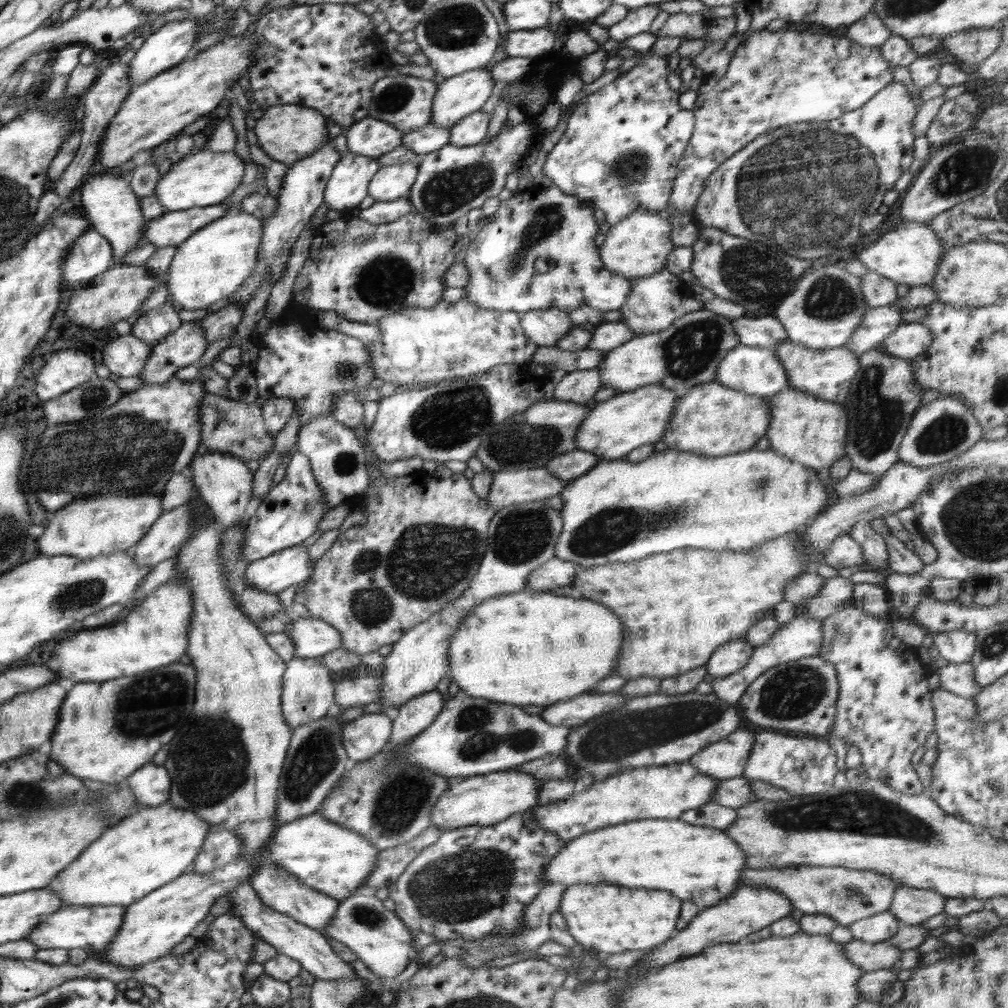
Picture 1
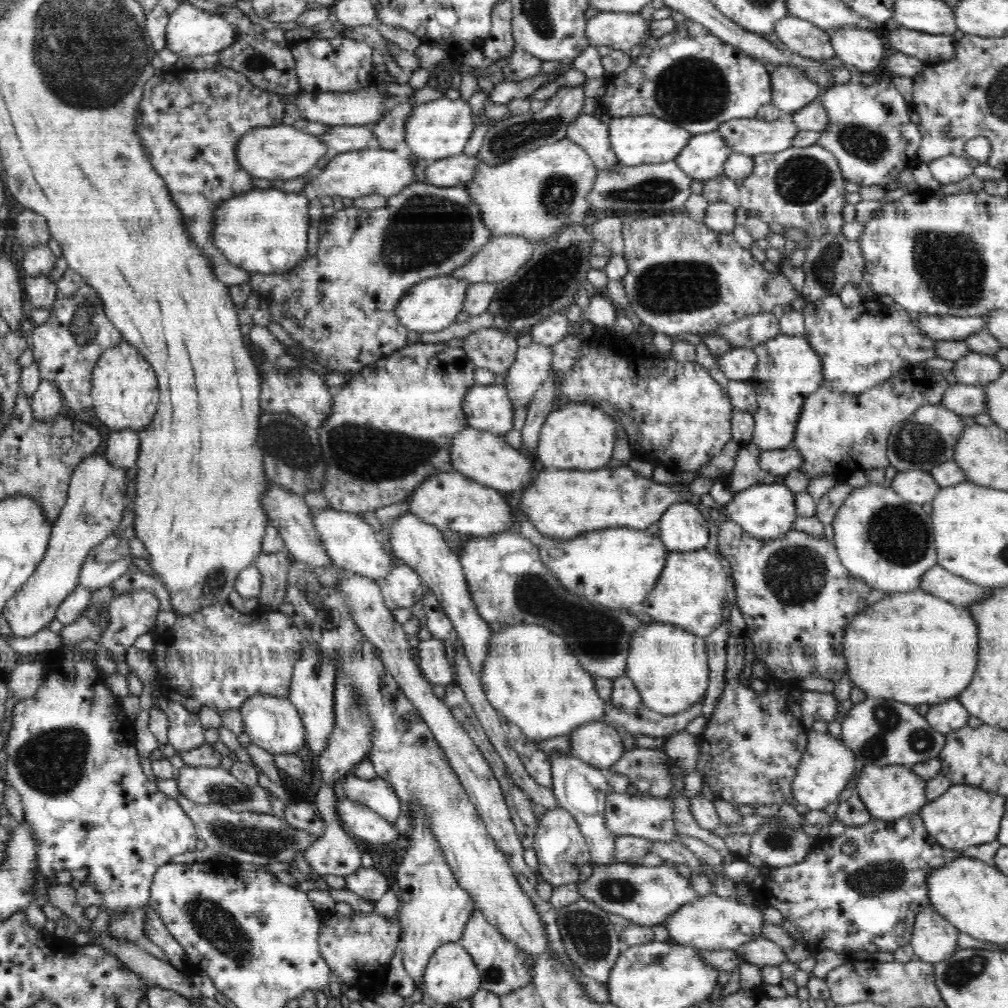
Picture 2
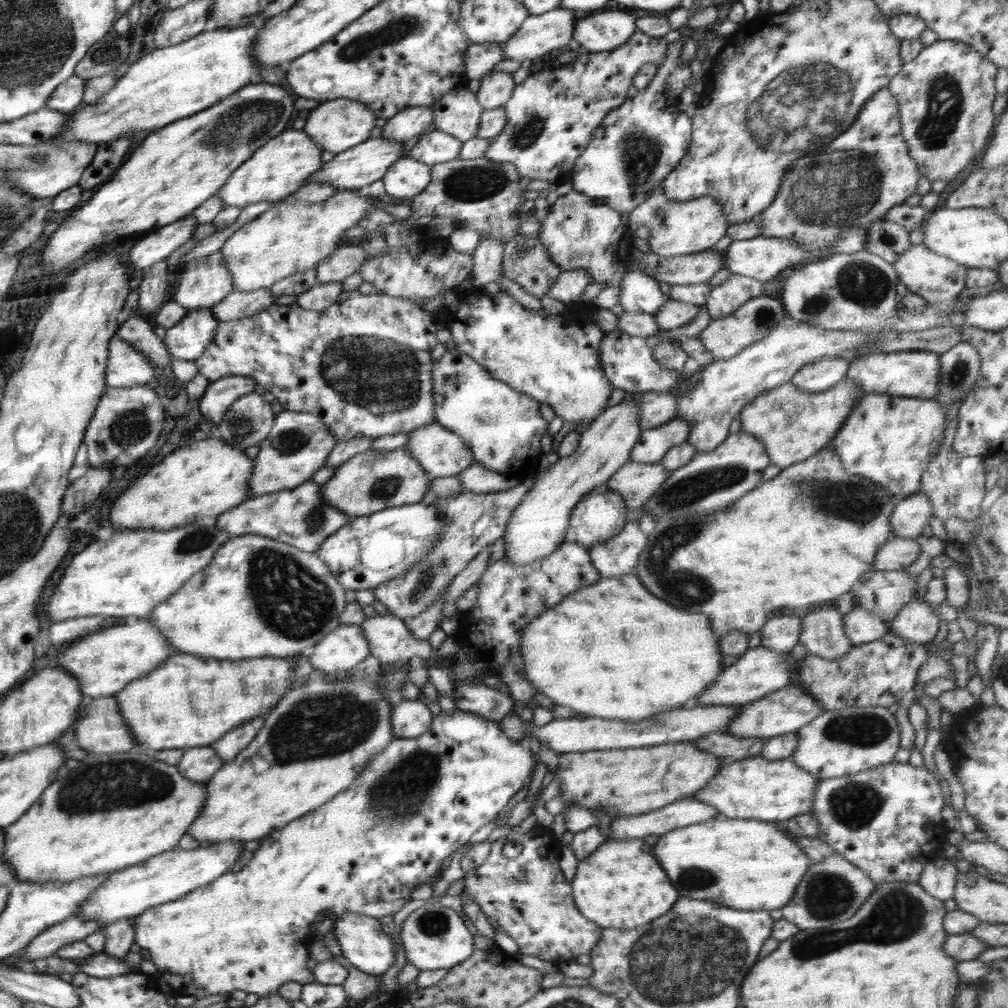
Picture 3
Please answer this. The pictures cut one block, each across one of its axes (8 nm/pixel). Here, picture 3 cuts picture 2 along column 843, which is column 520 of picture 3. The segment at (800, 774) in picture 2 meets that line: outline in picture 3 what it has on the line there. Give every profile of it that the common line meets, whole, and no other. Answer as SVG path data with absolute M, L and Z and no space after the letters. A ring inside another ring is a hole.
M458 709L454 712L440 712L434 716L428 732L422 733L422 736L392 740L382 752L378 752L366 764L366 768L358 774L358 778L348 788L338 792L332 800L322 804L311 813L292 820L282 828L273 829L269 835L263 836L258 848L253 852L252 858L242 867L240 872L236 872L235 875L225 873L218 877L215 883L196 888L193 892L184 895L183 898L150 908L149 911L136 917L135 943L141 949L147 949L150 952L158 973L168 983L171 989L170 994L175 997L191 994L200 1000L200 998L206 998L212 994L226 994L232 993L234 990L244 990L247 993L258 994L262 998L277 994L280 987L288 981L303 985L313 983L313 970L306 967L308 961L312 959L308 952L312 941L308 939L308 936L310 926L318 919L319 915L325 911L331 911L336 917L340 917L354 912L358 915L369 915L378 921L386 915L395 915L411 901L410 895L413 890L420 889L422 885L433 888L439 878L443 876L442 862L466 844L480 827L494 820L494 816L497 816L507 806L516 792L530 786L536 765L537 755L534 755L528 744L512 741L498 727L496 721L489 721L478 714Z

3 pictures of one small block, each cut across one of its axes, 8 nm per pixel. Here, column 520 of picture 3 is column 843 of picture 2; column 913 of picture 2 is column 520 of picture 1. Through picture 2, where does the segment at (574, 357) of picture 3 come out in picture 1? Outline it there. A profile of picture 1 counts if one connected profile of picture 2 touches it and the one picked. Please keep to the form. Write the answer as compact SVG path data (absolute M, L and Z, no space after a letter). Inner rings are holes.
M466 300L452 304L440 301L431 307L404 307L378 320L382 337L367 345L370 351L370 367L376 378L394 382L399 387L406 385L432 385L456 377L482 375L490 368L502 364L528 363L538 350L538 344L530 341L520 324L520 313L490 310Z

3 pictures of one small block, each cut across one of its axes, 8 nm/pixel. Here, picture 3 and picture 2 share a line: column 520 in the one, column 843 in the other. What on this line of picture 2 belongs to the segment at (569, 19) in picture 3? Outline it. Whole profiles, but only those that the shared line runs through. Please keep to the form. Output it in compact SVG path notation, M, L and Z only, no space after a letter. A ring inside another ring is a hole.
M842 25L828 31L836 57L863 73L880 68L889 49L883 35L864 28Z

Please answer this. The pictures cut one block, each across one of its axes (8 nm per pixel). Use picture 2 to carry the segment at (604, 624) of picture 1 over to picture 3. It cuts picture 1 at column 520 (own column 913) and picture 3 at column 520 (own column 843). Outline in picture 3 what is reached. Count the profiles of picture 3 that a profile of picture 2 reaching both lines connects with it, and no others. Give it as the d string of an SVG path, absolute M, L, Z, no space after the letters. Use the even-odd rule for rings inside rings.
M630 573L610 578L601 577L598 582L565 596L559 601L559 604L554 605L554 608L548 608L538 618L534 618L526 628L522 628L520 655L522 655L524 665L526 665L526 679L532 684L534 690L546 695L556 704L568 706L572 710L590 717L642 720L648 718L648 716L654 716L658 712L668 712L676 708L691 706L694 698L698 698L706 688L710 688L714 684L714 680L718 679L726 669L726 666L722 663L725 654L720 651L719 643L720 640L716 637L716 633L710 629L710 618L706 614L696 614L682 610L662 601L656 595L652 595L640 583L638 576Z

